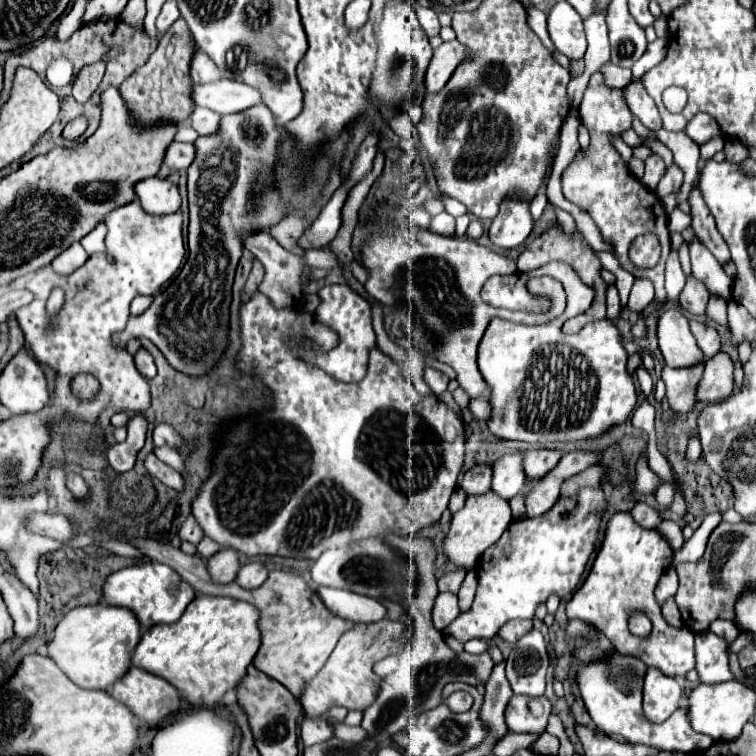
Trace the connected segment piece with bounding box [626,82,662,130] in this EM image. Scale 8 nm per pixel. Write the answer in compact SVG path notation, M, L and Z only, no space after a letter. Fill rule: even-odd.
M632 82L626 90L626 102L628 108L632 110L632 114L650 130L658 130L662 128L662 120L658 114L658 108L654 104L654 100L648 96L648 92L644 90L642 82Z

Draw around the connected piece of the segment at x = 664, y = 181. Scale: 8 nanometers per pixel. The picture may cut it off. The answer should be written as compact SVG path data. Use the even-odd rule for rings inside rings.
M670 164L670 166L666 168L666 172L664 172L664 176L662 176L660 182L658 182L656 194L658 194L660 198L664 198L664 196L670 194L670 192L678 192L680 186L682 186L682 170L680 170L676 164Z

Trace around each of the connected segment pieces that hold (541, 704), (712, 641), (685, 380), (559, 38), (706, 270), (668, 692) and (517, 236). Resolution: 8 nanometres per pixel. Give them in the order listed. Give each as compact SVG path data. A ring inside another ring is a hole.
M512 696L506 708L506 724L518 734L544 734L550 718L550 702L546 696Z
M710 630L695 635L695 668L701 683L715 684L735 679L730 672L726 649L726 641Z
M702 364L696 368L680 368L680 370L664 366L662 380L666 384L666 400L674 412L688 414L696 408L698 404L696 388L702 380L702 372L704 372Z
M558 2L548 14L548 32L558 52L578 60L586 52L586 34L580 14L568 4Z
M694 238L690 244L690 258L692 258L692 274L698 282L702 282L710 296L722 298L724 302L732 300L732 284L734 280L726 276L724 268L720 268L718 260Z
M648 668L644 678L644 716L650 722L660 724L668 720L680 706L680 698L682 688L674 678L660 674L656 668Z
M510 198L500 208L500 216L492 220L492 226L488 232L490 242L502 250L518 248L530 236L532 224L534 220L528 212L528 204Z

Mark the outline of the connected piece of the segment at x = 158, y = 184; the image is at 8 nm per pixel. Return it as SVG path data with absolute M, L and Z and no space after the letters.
M156 176L138 182L134 190L148 214L174 214L182 202L178 186Z

